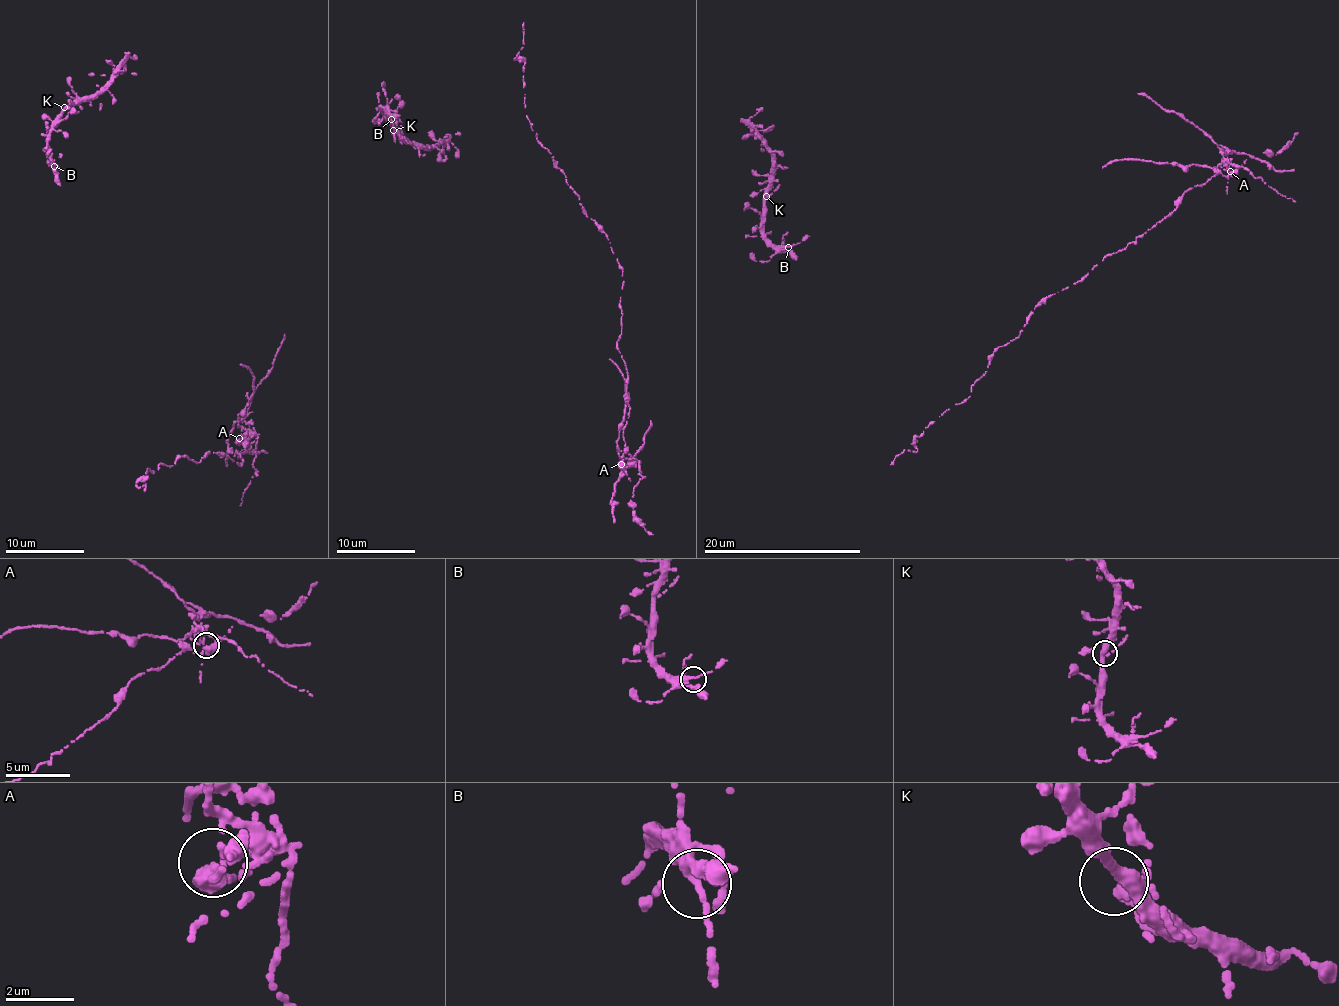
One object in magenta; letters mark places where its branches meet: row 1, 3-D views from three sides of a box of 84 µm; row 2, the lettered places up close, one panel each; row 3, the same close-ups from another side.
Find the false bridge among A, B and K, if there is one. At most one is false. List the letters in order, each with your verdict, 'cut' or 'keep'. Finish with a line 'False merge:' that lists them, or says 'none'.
A: cut
B: keep
K: keep
False merge: A

